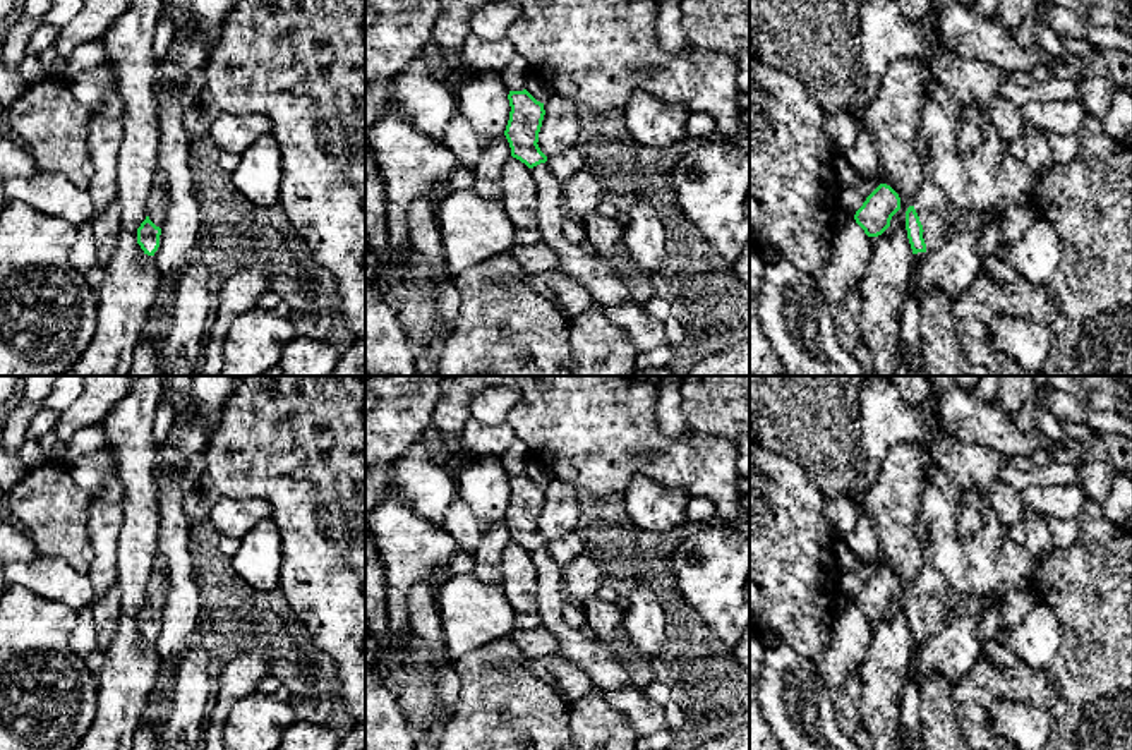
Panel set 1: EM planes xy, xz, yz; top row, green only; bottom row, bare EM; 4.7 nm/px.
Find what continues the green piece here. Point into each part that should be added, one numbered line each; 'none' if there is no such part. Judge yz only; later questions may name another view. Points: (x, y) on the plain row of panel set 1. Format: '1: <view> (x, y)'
1: yz (940, 606)

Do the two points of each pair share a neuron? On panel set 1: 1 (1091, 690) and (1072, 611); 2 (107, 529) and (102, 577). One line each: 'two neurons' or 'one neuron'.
1: one neuron
2: one neuron

